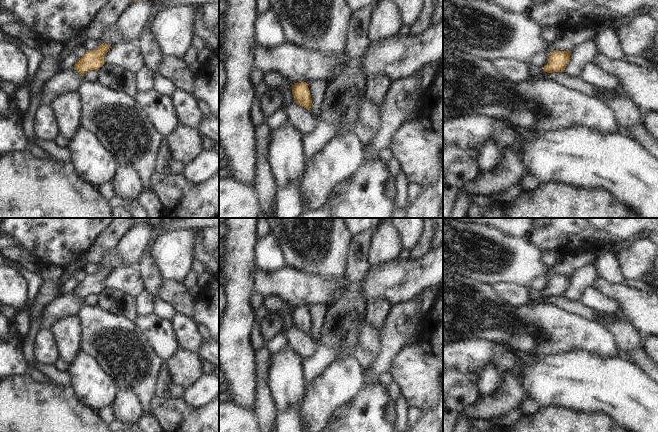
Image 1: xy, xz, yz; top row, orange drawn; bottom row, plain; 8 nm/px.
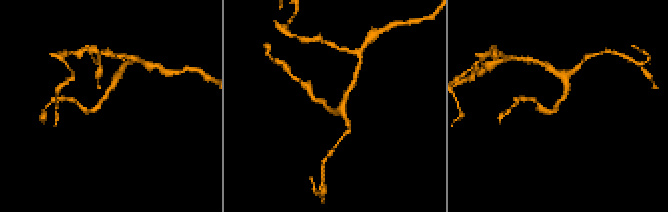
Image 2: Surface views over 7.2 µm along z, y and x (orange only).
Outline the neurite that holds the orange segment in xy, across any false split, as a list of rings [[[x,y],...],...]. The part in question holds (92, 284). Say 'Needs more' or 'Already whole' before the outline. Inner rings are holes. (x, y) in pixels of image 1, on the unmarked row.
Already whole. [[[105,267],[98,270],[92,275],[87,275],[75,287],[73,293],[81,300],[85,297],[95,294],[96,296],[104,289],[104,279],[110,274],[111,270]]]

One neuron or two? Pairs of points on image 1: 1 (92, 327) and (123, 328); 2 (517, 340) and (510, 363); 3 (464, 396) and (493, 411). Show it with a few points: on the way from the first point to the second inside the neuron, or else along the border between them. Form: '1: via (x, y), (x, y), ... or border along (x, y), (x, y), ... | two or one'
1: via (100, 328), (115, 328) | one
2: border along (506, 344), (517, 352) | two
3: border along (479, 399), (462, 412) | two

